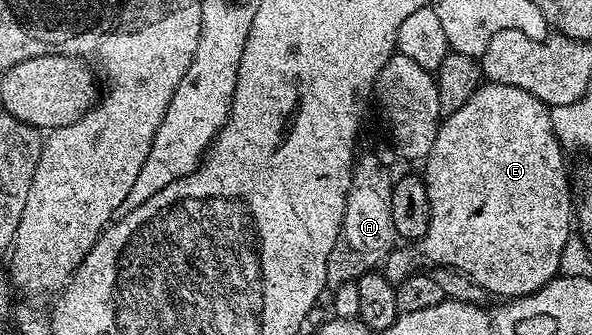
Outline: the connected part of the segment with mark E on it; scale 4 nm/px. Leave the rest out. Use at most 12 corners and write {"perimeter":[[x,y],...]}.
{"perimeter":[[482,84],[423,159],[433,267],[511,300],[560,274],[549,107]]}

